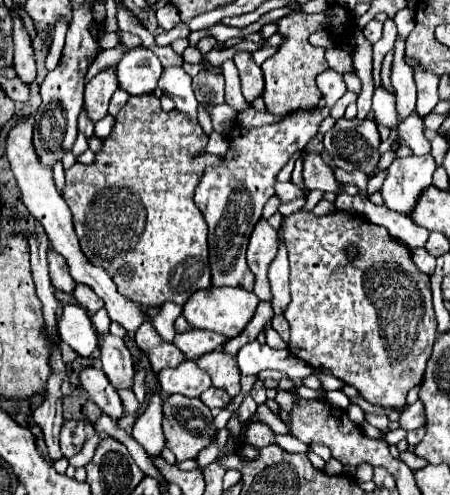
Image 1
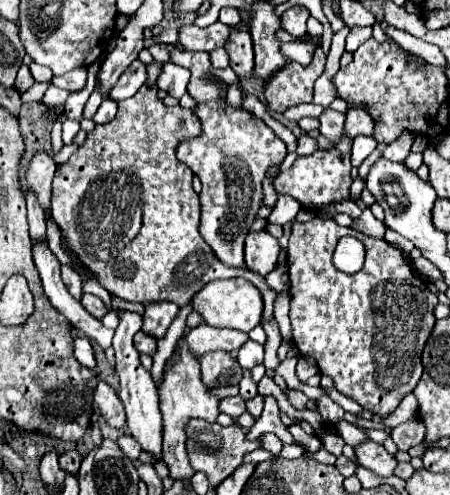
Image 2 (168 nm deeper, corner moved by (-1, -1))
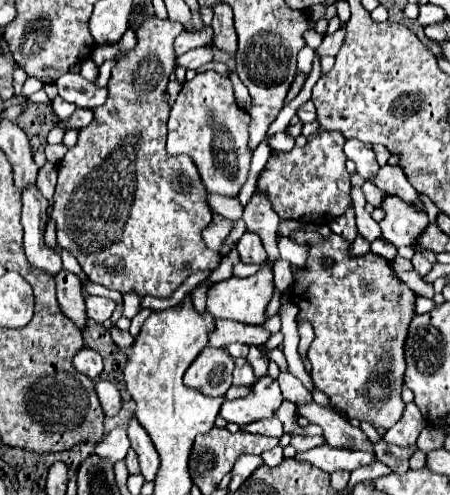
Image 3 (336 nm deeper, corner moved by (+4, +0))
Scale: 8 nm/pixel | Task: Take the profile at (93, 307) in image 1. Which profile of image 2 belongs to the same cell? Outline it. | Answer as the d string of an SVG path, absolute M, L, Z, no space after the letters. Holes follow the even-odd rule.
M82 294L82 306L94 316L94 318L102 318L104 314L106 314L106 308L104 308L104 302L98 298L98 296L94 296L94 294Z

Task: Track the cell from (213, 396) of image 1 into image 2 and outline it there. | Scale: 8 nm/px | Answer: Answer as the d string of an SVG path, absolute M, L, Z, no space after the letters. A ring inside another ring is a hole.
M230 396L230 398L222 398L220 400L220 412L232 416L234 420L244 412L244 400L240 396Z

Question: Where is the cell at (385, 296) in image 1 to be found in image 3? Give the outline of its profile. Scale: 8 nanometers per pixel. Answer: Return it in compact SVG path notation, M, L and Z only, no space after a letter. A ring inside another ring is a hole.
M305 225L305 231L295 233L291 239L297 243L311 243L305 267L299 271L293 269L295 283L291 289L291 301L299 307L299 319L309 319L315 331L315 339L307 351L307 359L313 365L311 379L315 387L329 397L333 411L341 417L367 421L373 427L393 427L405 411L405 403L401 399L405 373L403 345L407 337L407 325L411 317L415 317L415 293L393 277L393 269L383 257L377 257L373 253L355 259L349 257L349 243L339 235L323 239L317 235L315 225ZM325 257L331 257L335 261L333 267L323 267Z

